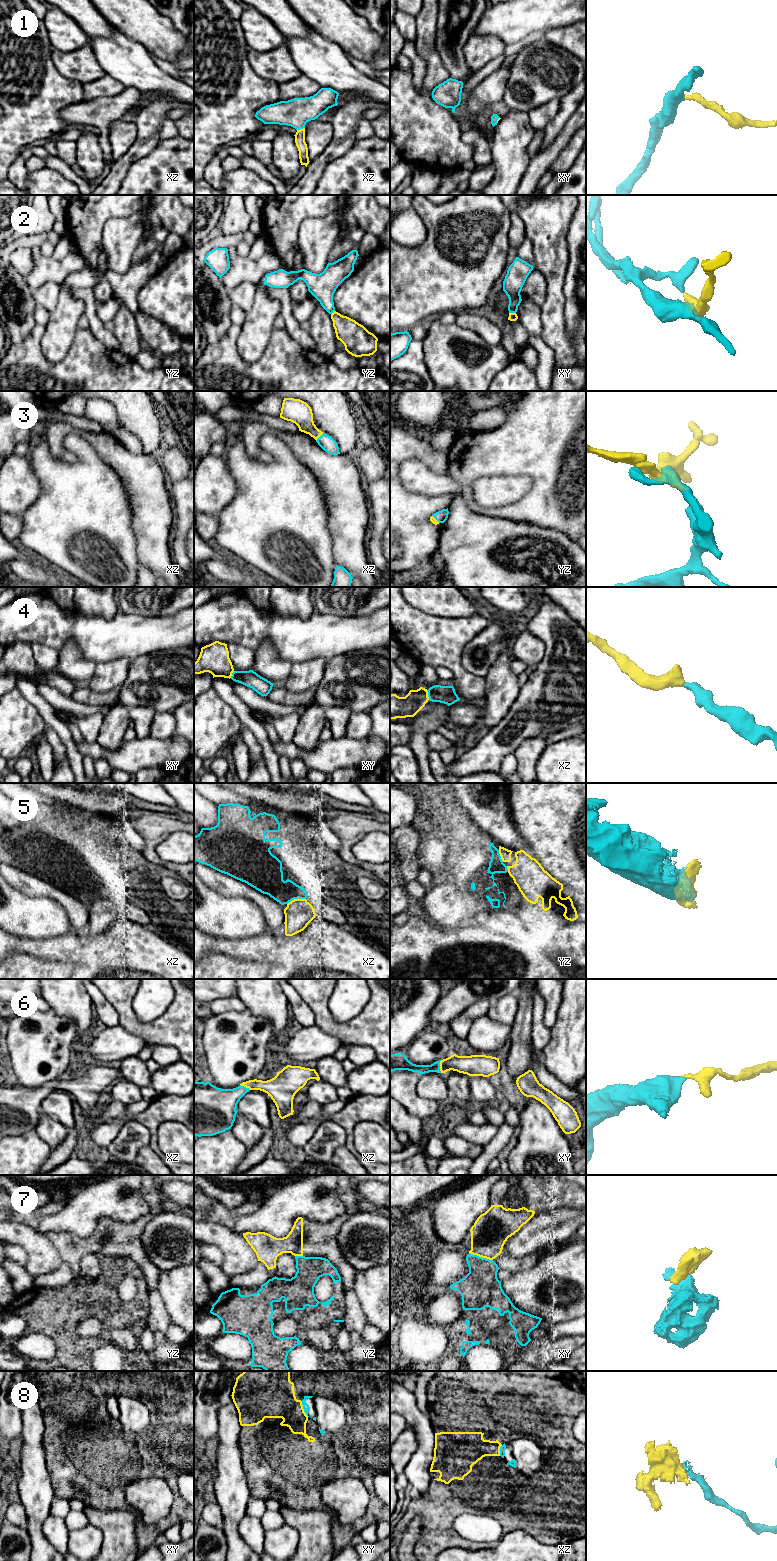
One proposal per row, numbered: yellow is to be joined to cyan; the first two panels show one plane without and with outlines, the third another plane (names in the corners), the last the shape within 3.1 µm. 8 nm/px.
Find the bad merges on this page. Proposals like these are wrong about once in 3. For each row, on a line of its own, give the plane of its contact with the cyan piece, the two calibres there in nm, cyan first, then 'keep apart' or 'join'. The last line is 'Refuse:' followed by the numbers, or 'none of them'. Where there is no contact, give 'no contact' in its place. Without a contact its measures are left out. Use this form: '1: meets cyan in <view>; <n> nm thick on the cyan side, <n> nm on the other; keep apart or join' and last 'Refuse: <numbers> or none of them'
1: meets cyan in xz; 220 nm thick on the cyan side, 80 nm on the other; join
2: meets cyan in xy; 160 nm thick on the cyan side, 60 nm on the other; keep apart
3: meets cyan in xz; 120 nm thick on the cyan side, 190 nm on the other; join
4: meets cyan in xz; 140 nm thick on the cyan side, 180 nm on the other; join
5: meets cyan in xz; 220 nm thick on the cyan side, 220 nm on the other; keep apart
6: meets cyan in xy; 80 nm thick on the cyan side, 160 nm on the other; join
7: meets cyan in xy; 320 nm thick on the cyan side, 300 nm on the other; keep apart
8: meets cyan in xy; 50 nm thick on the cyan side, 340 nm on the other; keep apart
Refuse: 2, 5, 7, 8

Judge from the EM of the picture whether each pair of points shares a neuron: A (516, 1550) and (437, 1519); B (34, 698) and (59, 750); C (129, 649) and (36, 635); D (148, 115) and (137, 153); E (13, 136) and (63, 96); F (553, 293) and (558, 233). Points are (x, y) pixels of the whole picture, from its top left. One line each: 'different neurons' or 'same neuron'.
A: different neurons
B: different neurons
C: same neuron
D: same neuron
E: same neuron
F: same neuron

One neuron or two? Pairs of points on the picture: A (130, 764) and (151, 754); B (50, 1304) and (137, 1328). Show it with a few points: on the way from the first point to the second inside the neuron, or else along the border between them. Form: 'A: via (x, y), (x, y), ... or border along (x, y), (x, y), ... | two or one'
A: via (135, 759), (140, 754), (146, 754) | one
B: via (72, 1304), (101, 1304), (115, 1318) | one

